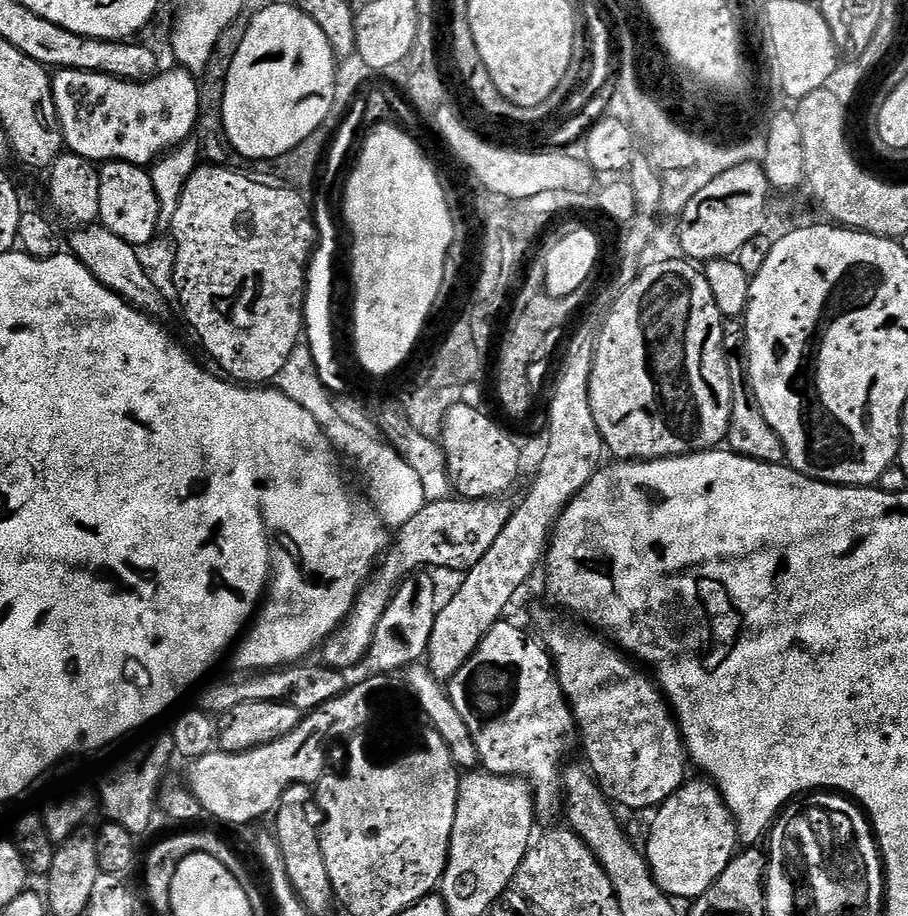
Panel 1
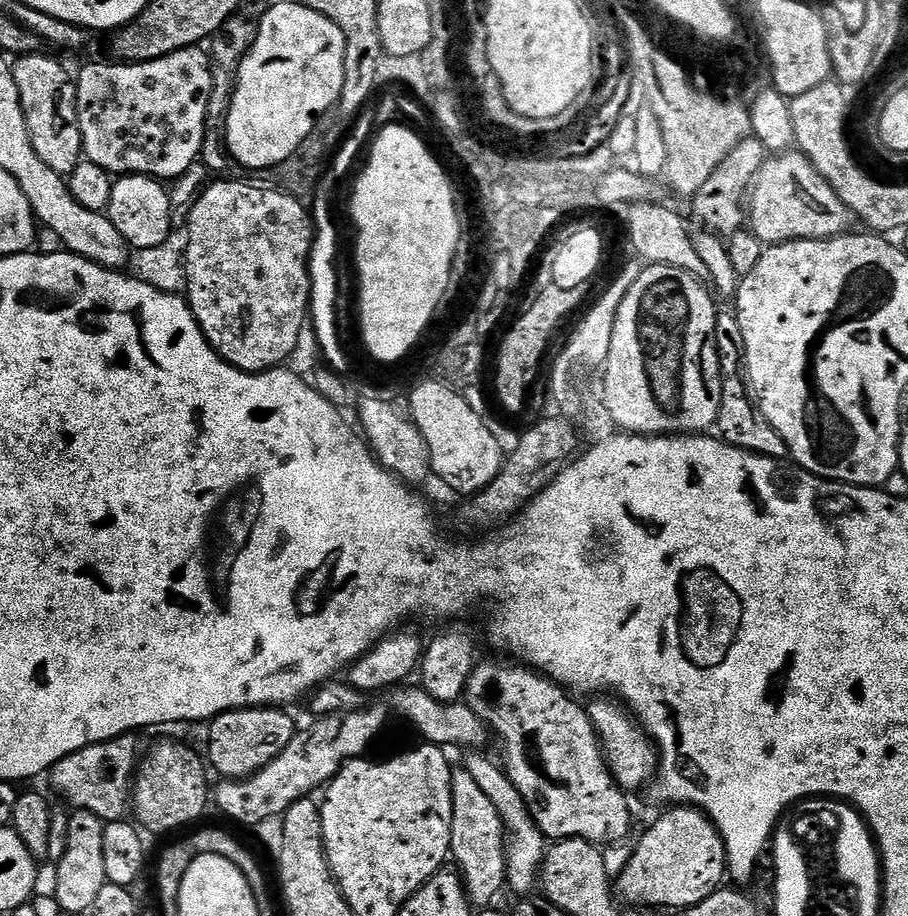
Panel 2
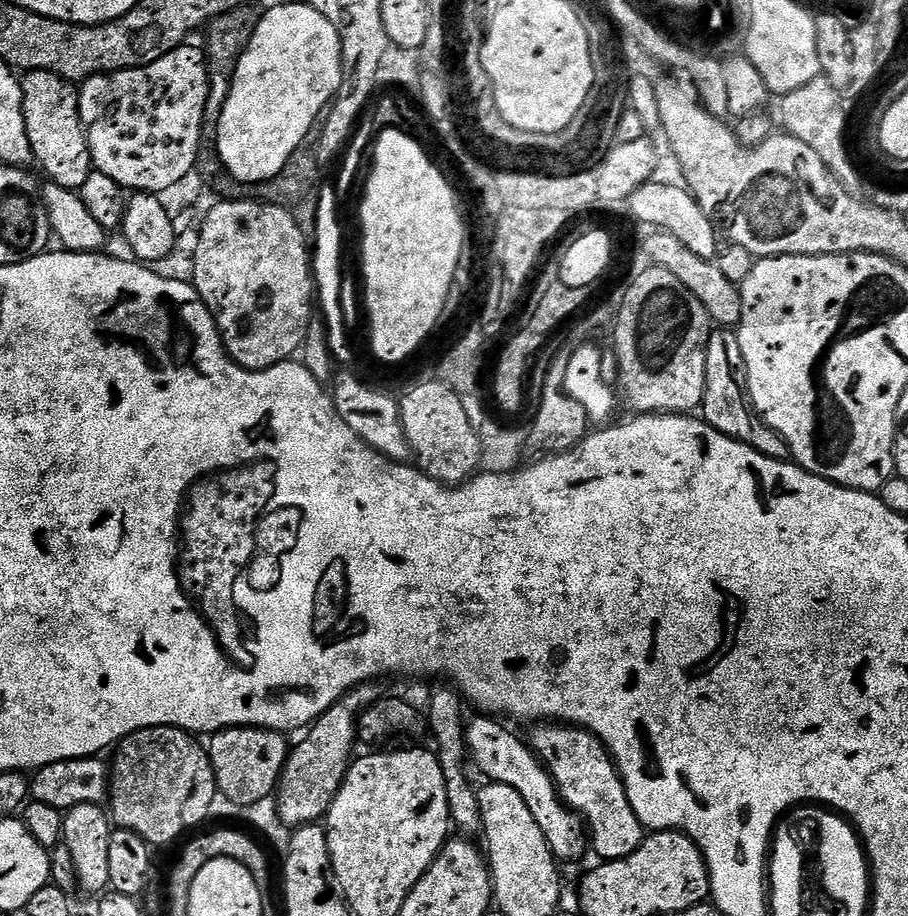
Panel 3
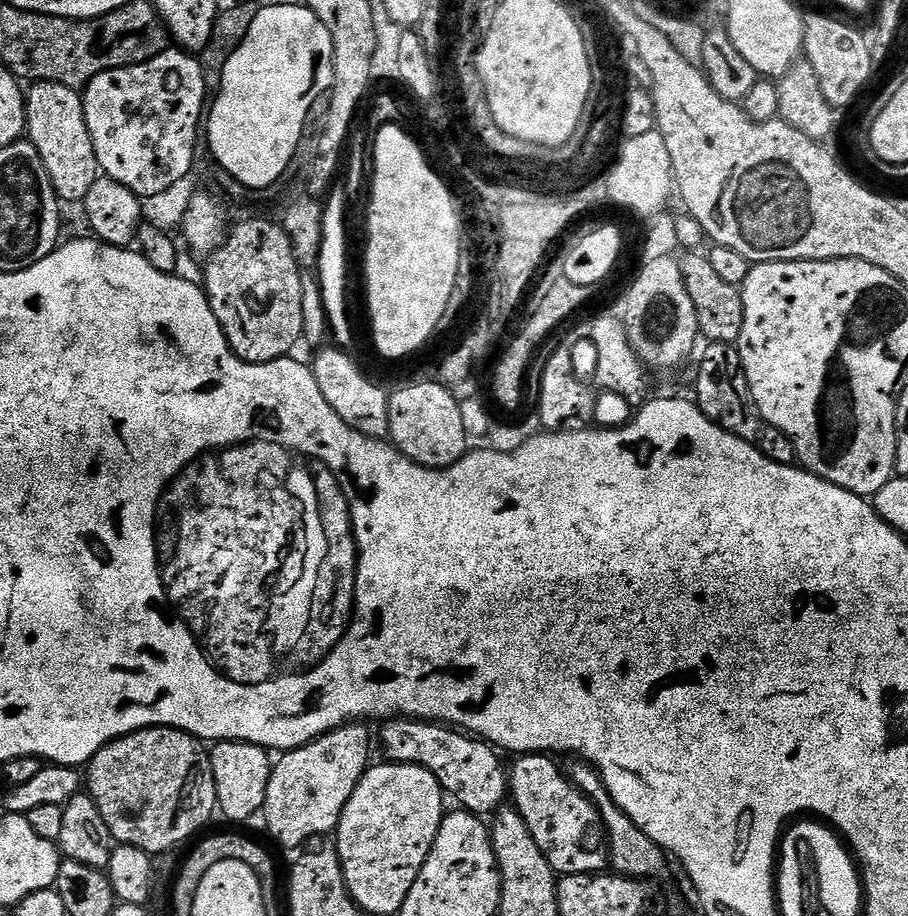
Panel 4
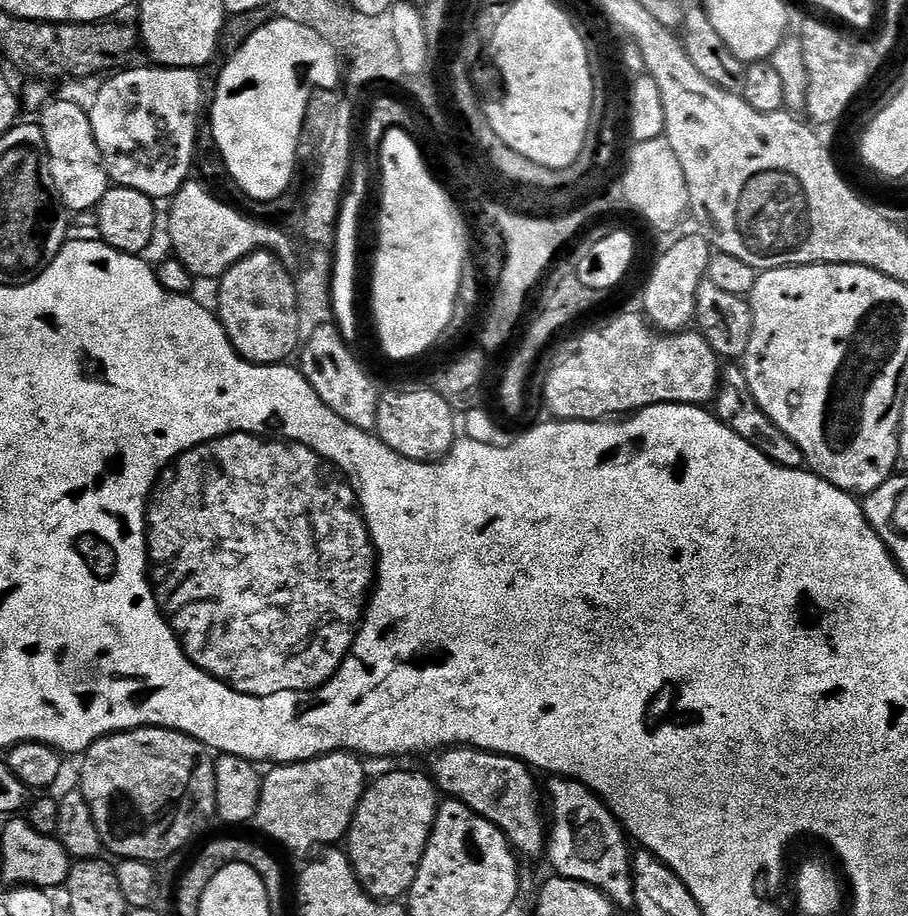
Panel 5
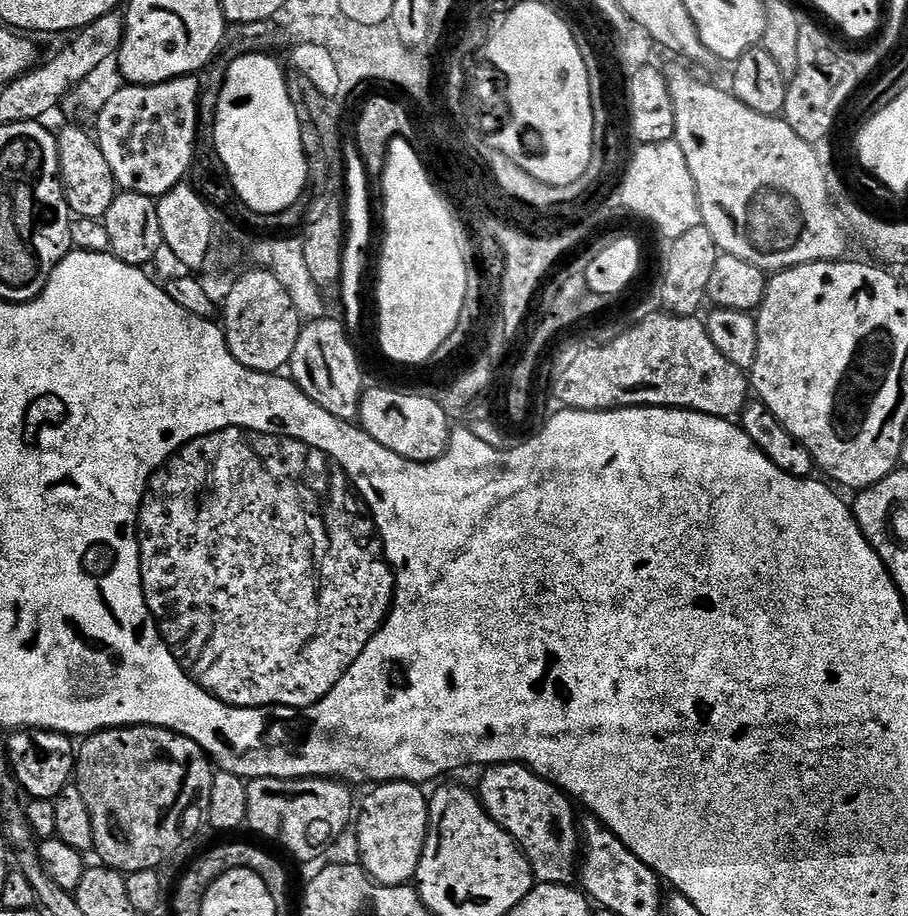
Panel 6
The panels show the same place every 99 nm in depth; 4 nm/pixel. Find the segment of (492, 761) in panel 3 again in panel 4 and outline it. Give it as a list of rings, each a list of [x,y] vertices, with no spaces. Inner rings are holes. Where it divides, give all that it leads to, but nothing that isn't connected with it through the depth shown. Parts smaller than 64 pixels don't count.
[[[529,752],[513,760],[516,761],[510,764],[508,772],[511,803],[525,820],[553,871],[560,876],[605,871],[609,867],[606,833],[594,802],[572,785],[565,769],[559,768],[551,755]]]

